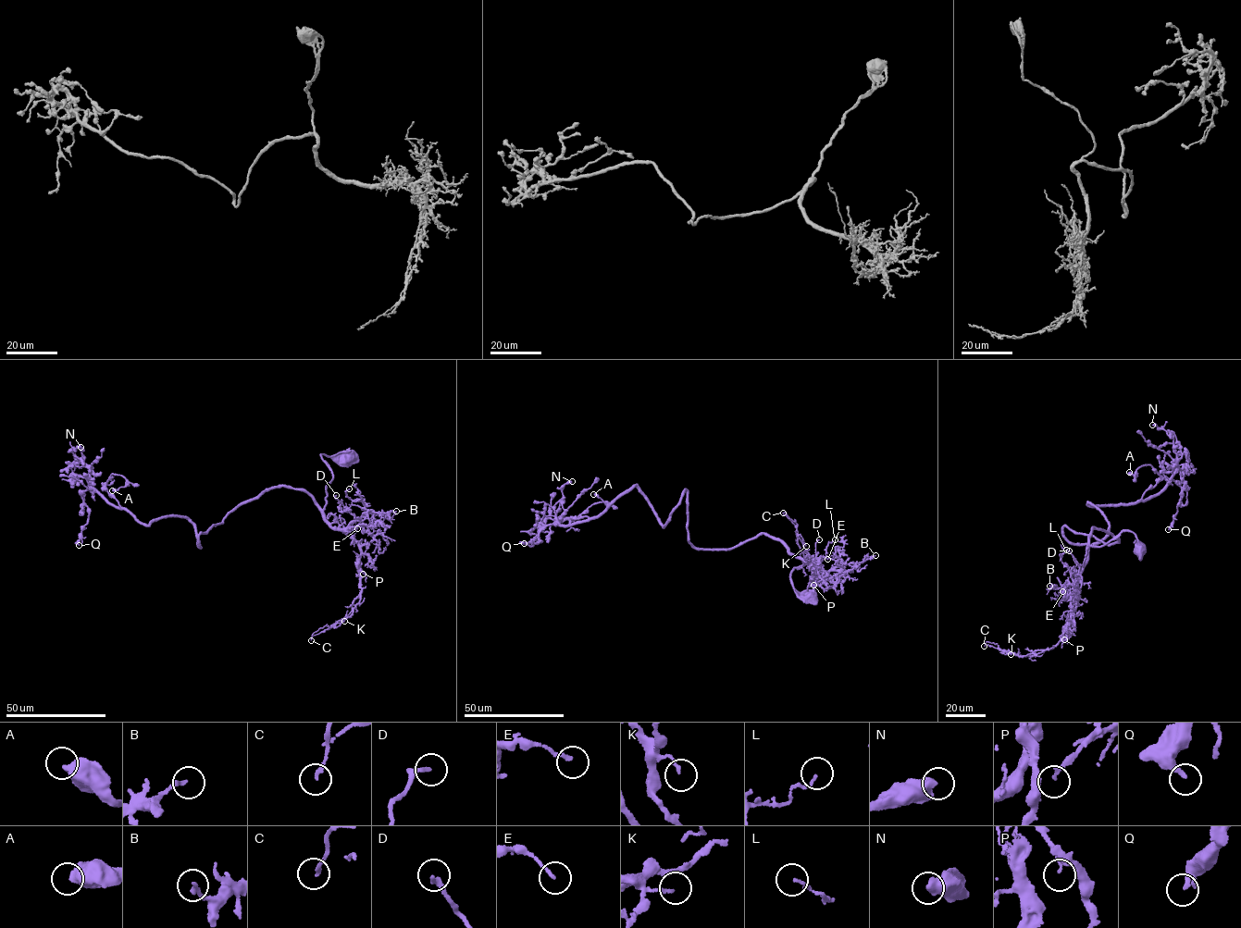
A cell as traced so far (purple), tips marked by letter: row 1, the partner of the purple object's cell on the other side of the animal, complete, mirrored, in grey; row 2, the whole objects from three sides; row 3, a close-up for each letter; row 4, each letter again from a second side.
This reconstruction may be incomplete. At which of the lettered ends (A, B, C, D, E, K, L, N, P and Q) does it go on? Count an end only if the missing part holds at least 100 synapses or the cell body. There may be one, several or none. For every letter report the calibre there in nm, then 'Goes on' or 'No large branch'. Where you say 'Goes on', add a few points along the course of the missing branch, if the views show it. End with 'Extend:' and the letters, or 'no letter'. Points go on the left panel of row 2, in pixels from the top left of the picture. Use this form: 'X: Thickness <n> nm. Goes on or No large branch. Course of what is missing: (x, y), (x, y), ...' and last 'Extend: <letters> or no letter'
A: Thickness 550 nm. No large branch
B: Thickness 170 nm. No large branch
C: Thickness 140 nm. No large branch
D: Thickness 170 nm. No large branch
E: Thickness 140 nm. No large branch
K: Thickness 130 nm. No large branch
L: Thickness 110 nm. No large branch
N: Thickness 550 nm. No large branch
P: Thickness 160 nm. No large branch
Q: Thickness 300 nm. No large branch
Extend: no letter

